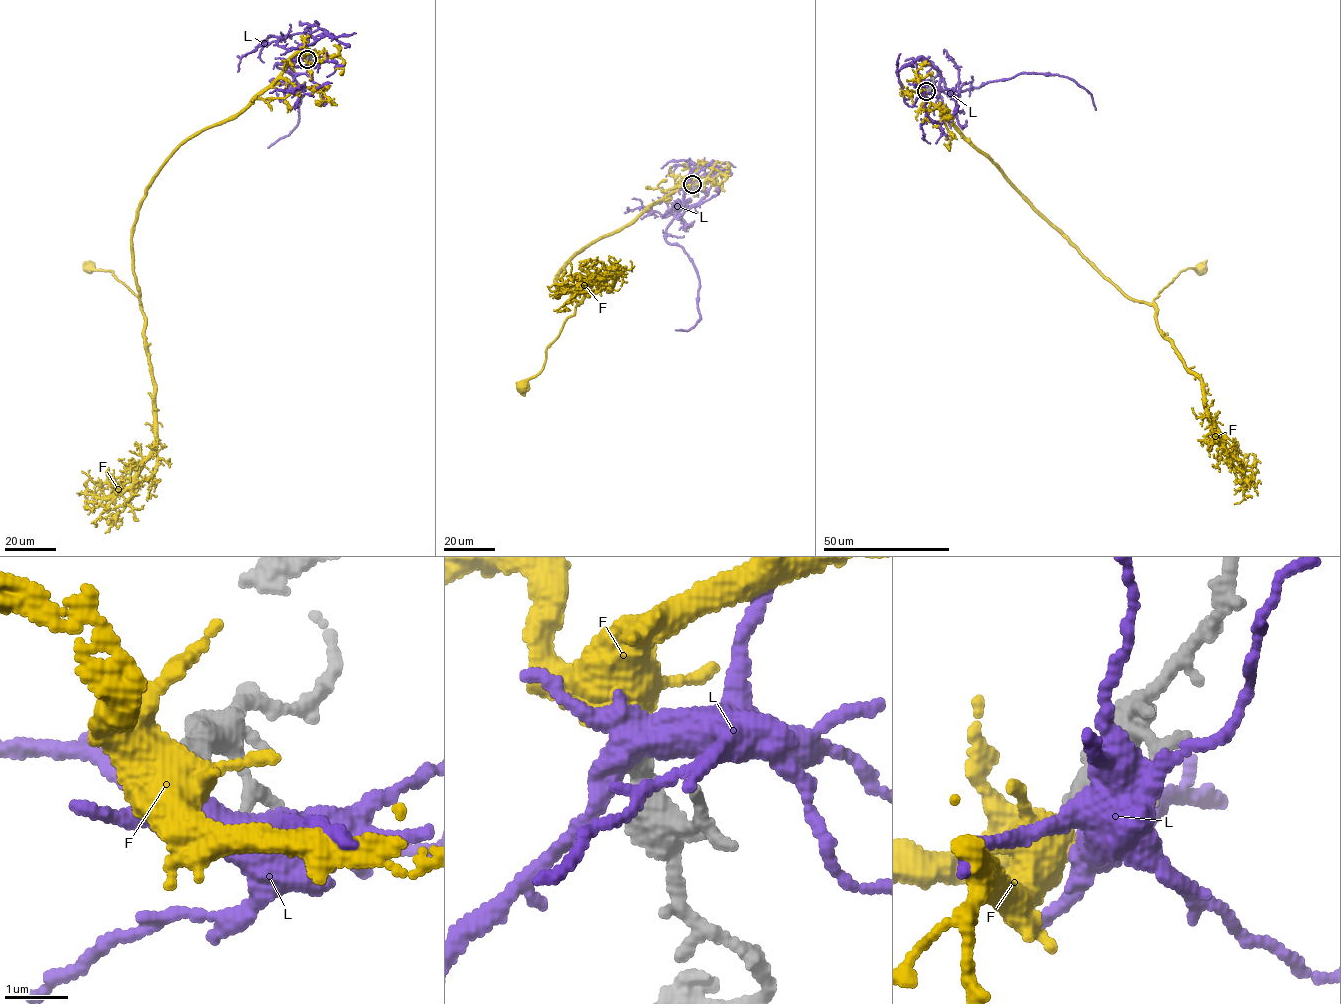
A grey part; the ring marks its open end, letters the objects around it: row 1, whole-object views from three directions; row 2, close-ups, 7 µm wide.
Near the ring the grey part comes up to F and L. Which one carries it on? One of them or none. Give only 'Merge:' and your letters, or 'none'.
Merge: F

